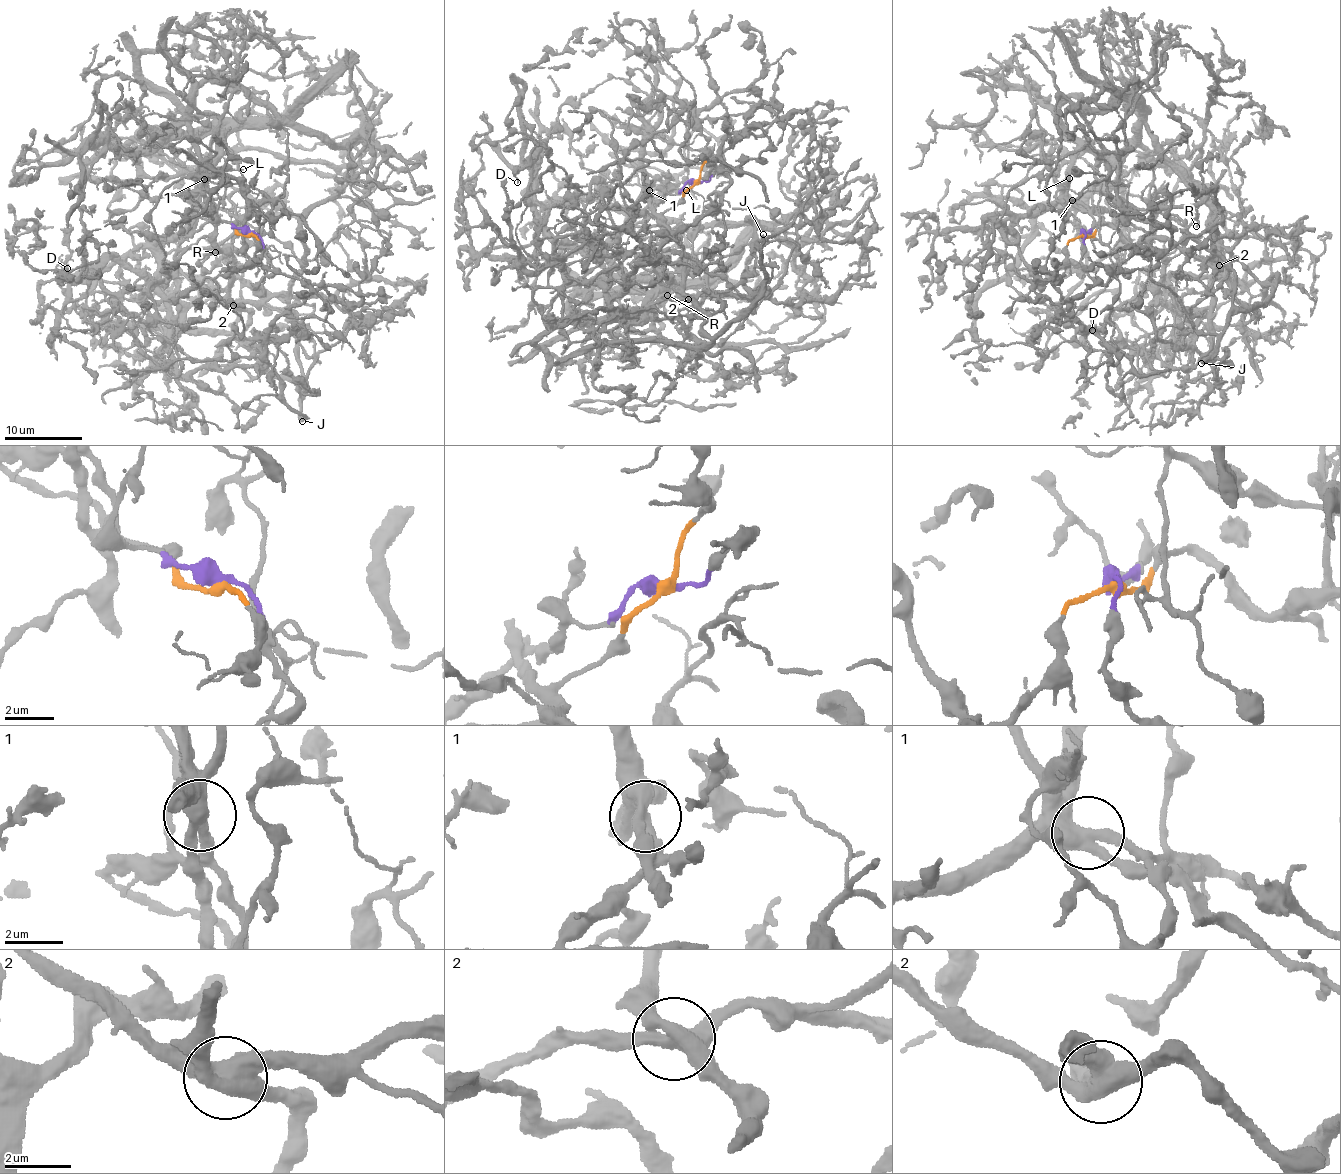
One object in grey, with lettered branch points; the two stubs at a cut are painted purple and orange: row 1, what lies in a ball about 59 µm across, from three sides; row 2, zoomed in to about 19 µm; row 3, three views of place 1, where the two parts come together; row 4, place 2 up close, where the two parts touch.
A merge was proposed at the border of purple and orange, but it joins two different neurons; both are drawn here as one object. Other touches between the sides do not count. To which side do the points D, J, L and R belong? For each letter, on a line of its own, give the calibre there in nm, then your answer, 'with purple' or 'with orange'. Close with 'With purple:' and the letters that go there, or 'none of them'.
D: 110 nm thick; with purple
J: 240 nm thick; with orange
L: 160 nm thick; with purple
R: 170 nm thick; with orange
With purple: D, L

